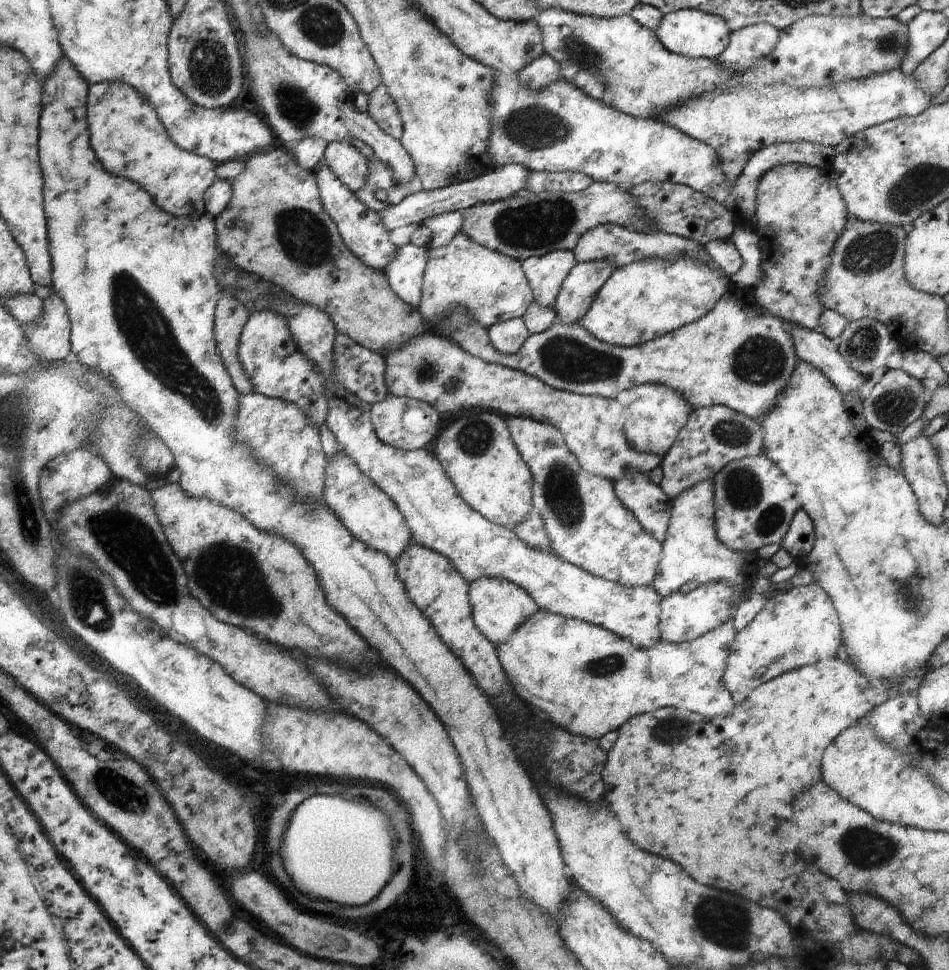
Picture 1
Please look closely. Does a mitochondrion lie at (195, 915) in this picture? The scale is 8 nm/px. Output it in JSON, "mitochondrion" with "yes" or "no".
{"mitochondrion":"no"}

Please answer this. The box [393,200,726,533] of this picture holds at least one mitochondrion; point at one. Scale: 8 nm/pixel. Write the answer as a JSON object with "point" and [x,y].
{"point":[568,359]}

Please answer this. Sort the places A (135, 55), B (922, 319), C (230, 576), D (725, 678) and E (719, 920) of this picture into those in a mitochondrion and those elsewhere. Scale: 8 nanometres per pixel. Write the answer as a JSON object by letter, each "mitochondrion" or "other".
{"A":"other","B":"other","C":"mitochondrion","D":"other","E":"mitochondrion"}

